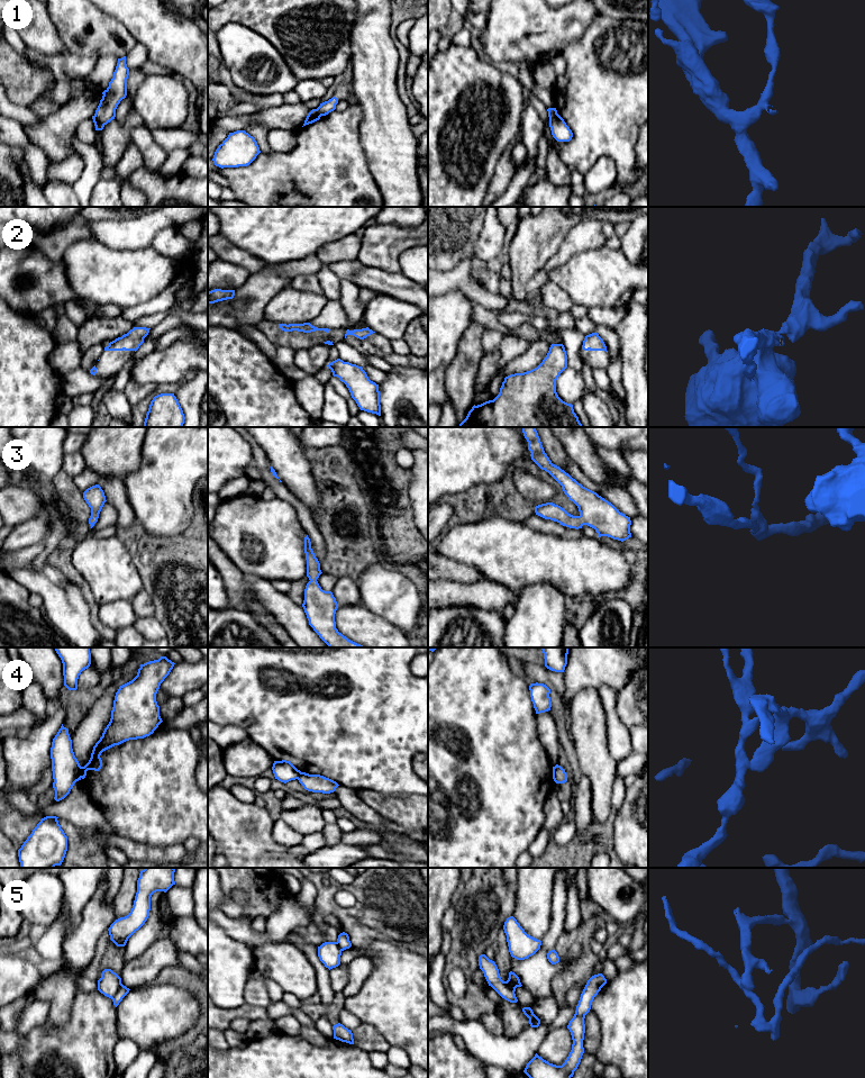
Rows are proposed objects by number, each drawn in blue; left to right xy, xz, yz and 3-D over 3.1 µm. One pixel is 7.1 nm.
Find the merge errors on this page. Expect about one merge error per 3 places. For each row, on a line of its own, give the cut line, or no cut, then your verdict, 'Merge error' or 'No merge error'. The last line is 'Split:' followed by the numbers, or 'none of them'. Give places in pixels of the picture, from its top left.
1: Split along xy (94, 115), (103, 125). Merge error
2: No split. No merge error
3: No split. No merge error
4: Split along xy (82, 767), (80, 777). Merge error
5: Split along xy (121, 984), (111, 998). Merge error
Split: 1, 4, 5

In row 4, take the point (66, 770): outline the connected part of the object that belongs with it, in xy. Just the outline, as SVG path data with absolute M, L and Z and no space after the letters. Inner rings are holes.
M61 726L53 739L51 748L54 799L64 799L73 788L74 783L81 780L81 769L72 749L72 740L66 727Z

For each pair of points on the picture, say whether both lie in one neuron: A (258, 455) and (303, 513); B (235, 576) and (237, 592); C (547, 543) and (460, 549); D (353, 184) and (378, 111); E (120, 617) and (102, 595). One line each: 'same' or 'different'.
A: same
B: same
C: same
D: different
E: different

